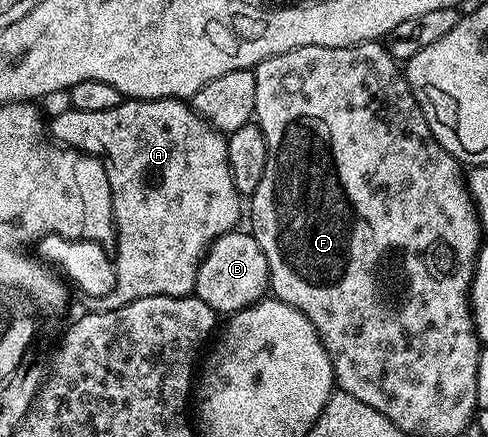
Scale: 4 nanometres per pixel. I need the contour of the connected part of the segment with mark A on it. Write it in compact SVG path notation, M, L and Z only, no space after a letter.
M125 98L114 109L105 109L102 113L82 113L81 111L68 110L60 116L50 119L50 130L55 135L60 135L66 141L68 148L83 151L89 157L99 157L106 169L106 177L110 181L112 190L112 218L114 220L114 240L116 239L116 253L114 251L114 264L116 268L117 285L108 295L95 300L94 307L98 311L113 311L122 305L130 305L142 297L158 297L169 295L190 295L196 290L196 274L200 262L208 254L208 248L216 239L222 237L227 231L233 230L240 219L240 202L242 196L236 190L234 177L230 173L228 164L228 141L221 132L217 131L211 123L199 115L187 102L179 99L130 99Z

